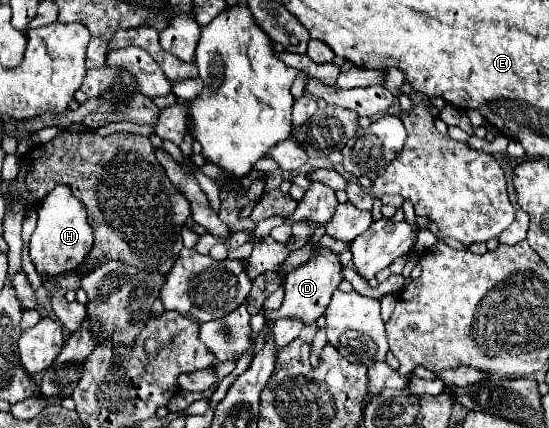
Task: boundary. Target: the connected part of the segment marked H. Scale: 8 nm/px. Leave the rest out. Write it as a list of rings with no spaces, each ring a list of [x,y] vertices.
[[[60,184],[50,190],[38,206],[38,224],[30,238],[30,260],[34,262],[36,270],[50,276],[66,274],[84,262],[84,258],[92,250],[92,244],[94,230],[88,224],[84,204],[72,194],[72,188]]]

